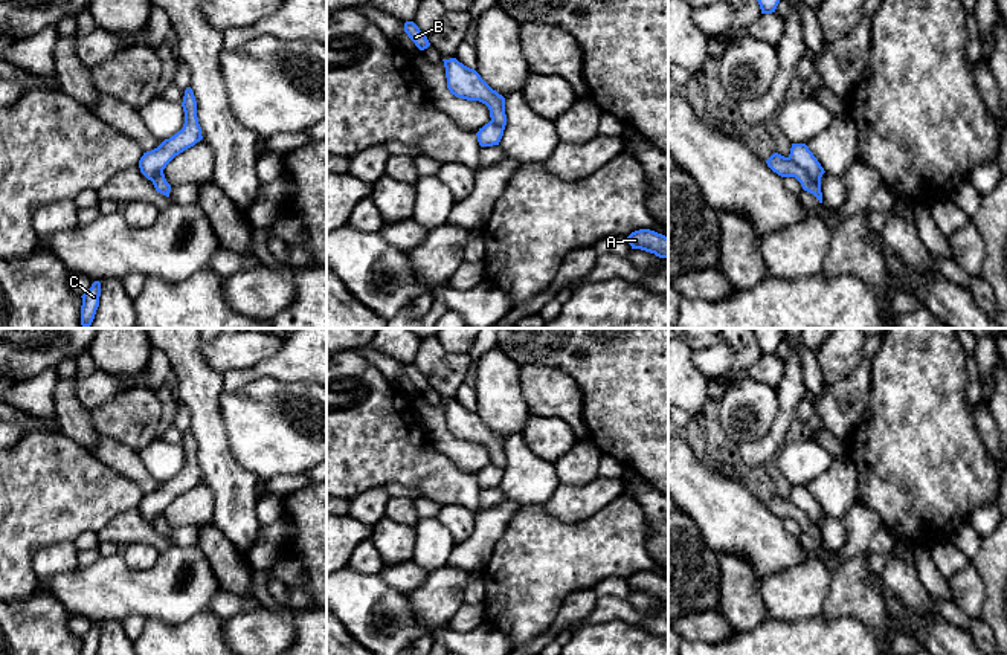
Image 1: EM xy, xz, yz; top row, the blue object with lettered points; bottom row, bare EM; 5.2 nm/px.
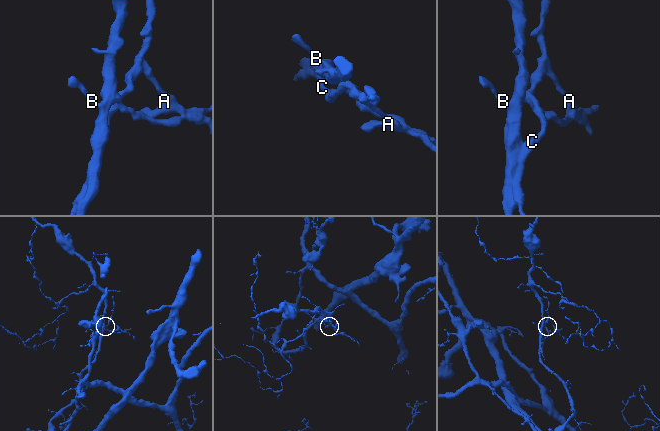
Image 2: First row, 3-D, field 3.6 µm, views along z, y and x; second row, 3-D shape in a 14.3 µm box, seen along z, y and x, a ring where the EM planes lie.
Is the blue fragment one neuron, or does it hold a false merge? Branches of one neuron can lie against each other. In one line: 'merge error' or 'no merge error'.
no merge error

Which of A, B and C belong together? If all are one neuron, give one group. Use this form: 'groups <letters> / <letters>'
groups A B C

